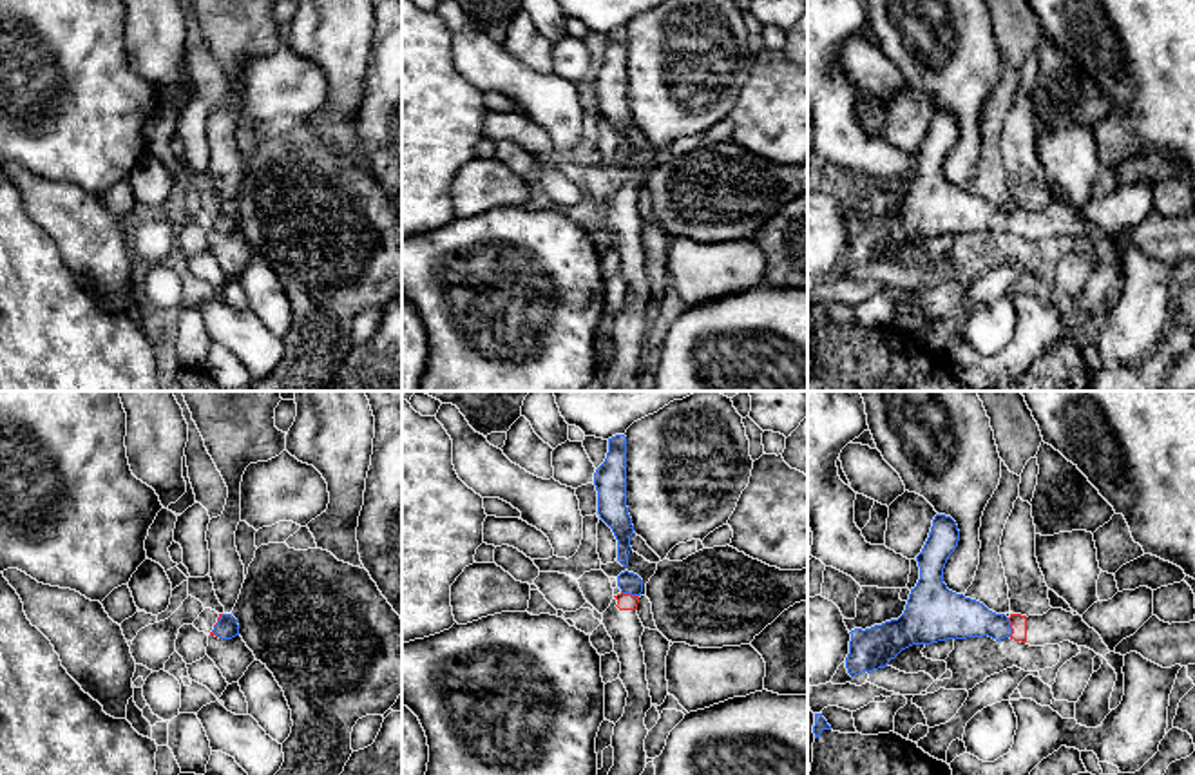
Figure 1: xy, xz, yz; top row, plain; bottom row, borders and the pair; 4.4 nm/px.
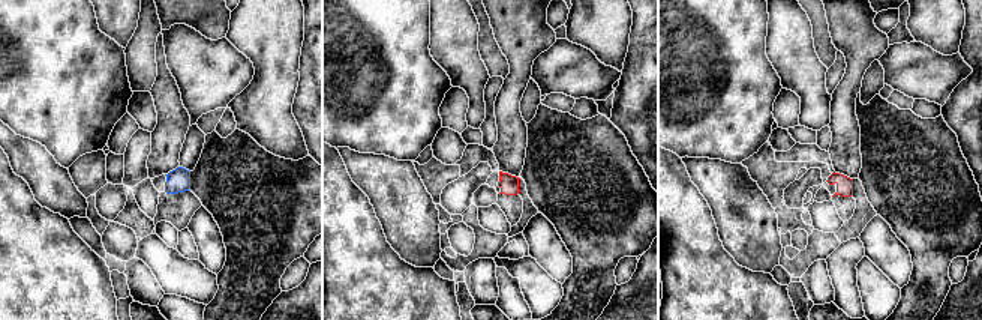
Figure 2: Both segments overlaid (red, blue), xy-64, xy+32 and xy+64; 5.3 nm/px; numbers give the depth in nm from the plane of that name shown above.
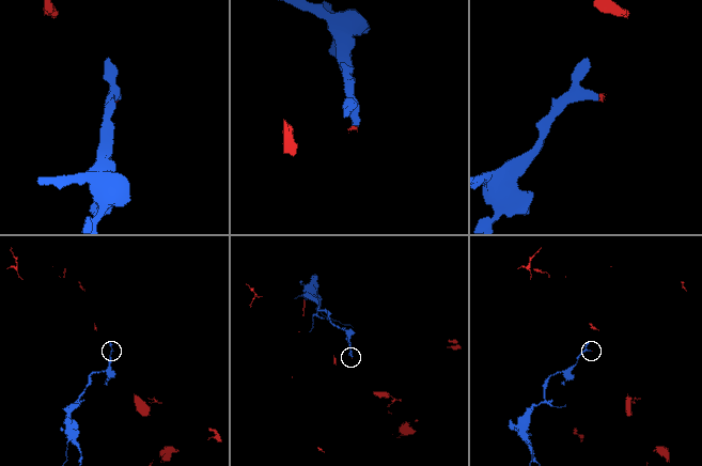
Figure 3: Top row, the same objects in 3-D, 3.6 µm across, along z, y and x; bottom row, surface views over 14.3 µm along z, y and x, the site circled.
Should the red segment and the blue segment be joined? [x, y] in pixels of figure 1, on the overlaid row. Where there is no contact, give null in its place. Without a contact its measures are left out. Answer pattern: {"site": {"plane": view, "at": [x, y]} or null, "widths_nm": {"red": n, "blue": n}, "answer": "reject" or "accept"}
{"site": {"plane": "yz", "at": [1011, 627]}, "widths_nm": {"red": 80, "blue": 190}, "answer": "accept"}

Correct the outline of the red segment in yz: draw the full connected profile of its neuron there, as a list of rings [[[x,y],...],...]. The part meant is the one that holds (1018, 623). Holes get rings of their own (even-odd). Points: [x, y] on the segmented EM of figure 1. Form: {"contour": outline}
{"contour": [[[936,514],[929,538],[916,556],[920,579],[911,588],[903,614],[898,619],[849,632],[846,668],[851,677],[885,668],[891,659],[913,645],[983,636],[996,641],[1010,637],[1030,646],[1070,641],[1103,657],[1110,654],[1101,636],[1081,616],[1063,608],[1050,608],[1043,616],[1010,614],[1007,617],[976,599],[949,590],[943,583],[943,569],[958,541],[956,521]]]}

